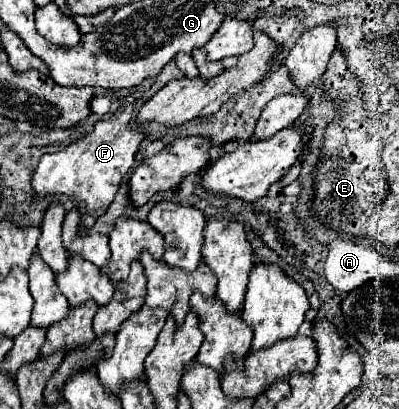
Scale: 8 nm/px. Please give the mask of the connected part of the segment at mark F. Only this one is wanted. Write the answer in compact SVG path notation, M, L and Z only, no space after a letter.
M123 106L109 120L97 122L93 132L87 134L85 138L73 142L61 152L43 154L31 178L33 198L39 200L45 196L69 196L75 202L85 204L83 226L89 230L93 222L101 214L105 214L105 210L113 202L121 178L133 166L133 158L139 150L141 140L145 138L143 132L131 126L131 120L133 120L133 106Z

